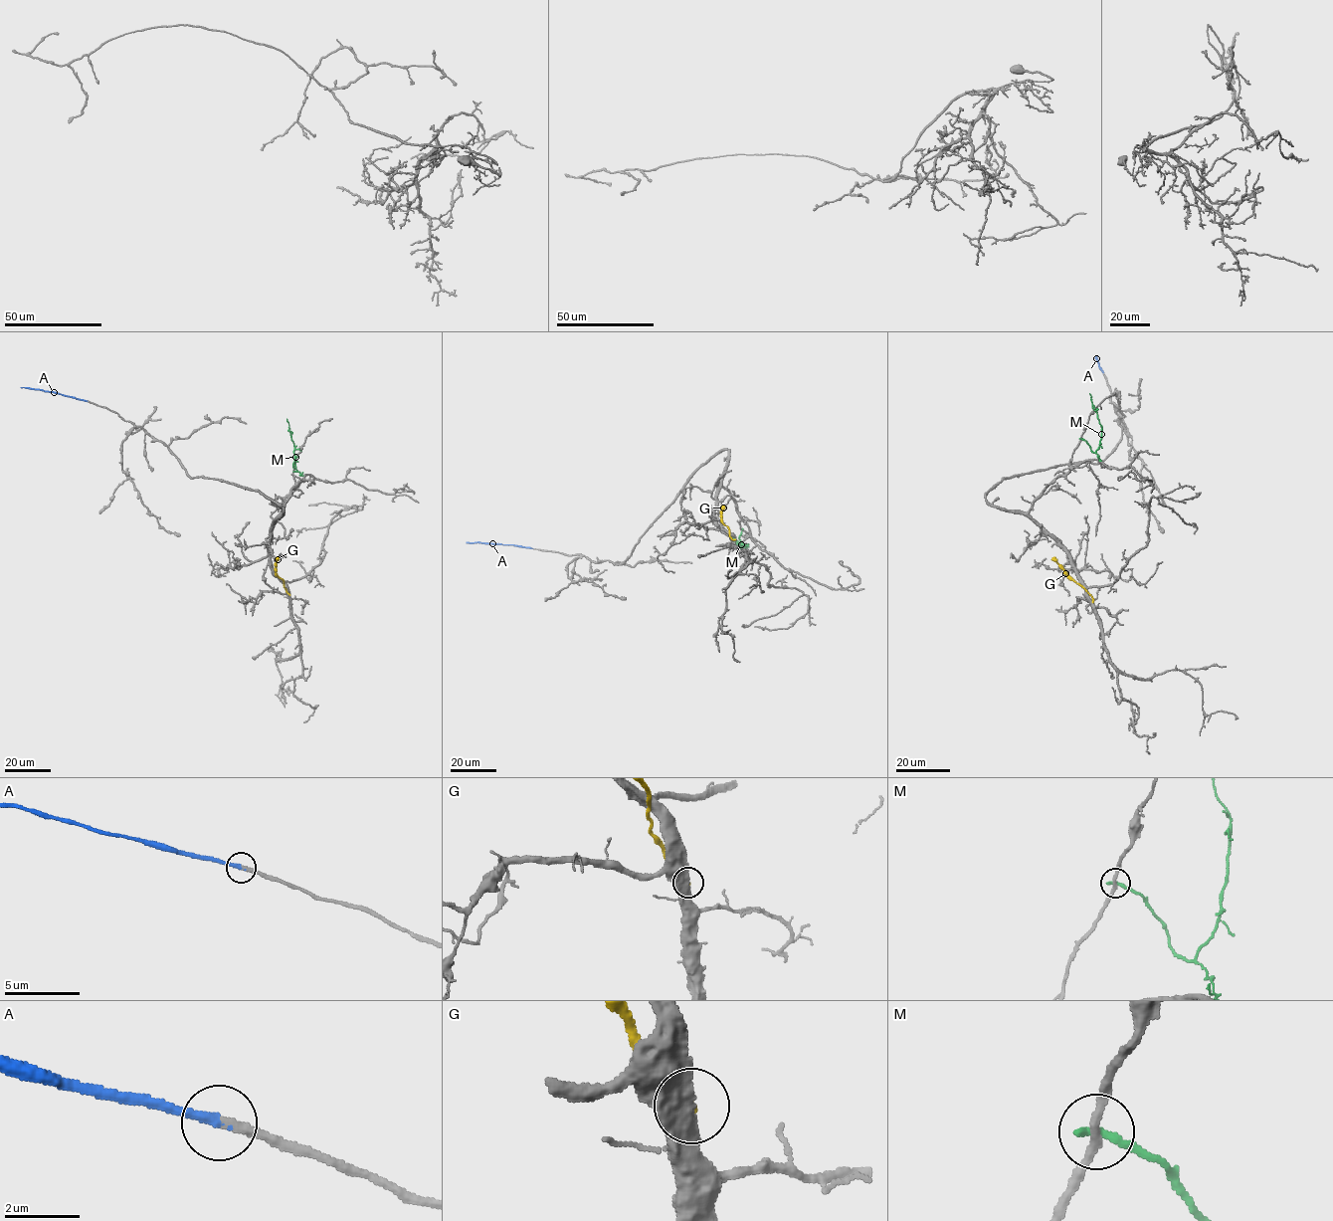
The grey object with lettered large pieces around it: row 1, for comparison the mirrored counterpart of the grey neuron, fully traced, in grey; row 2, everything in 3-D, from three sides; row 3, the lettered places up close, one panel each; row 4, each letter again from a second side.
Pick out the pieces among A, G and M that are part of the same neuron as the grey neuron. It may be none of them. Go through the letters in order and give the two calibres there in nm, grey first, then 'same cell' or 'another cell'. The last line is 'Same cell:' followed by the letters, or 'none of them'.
A: calibres 220 and 240 nm; same cell
G: calibres 500 and 320 nm; another cell
M: calibres 220 and 240 nm; another cell
Same cell: A

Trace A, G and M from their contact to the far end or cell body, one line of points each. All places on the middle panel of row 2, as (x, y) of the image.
A: (531, 548), (467, 542)
G: (735, 539), (721, 519), (724, 506)
M: (742, 530), (738, 537), (742, 542), (740, 547), (732, 536)

